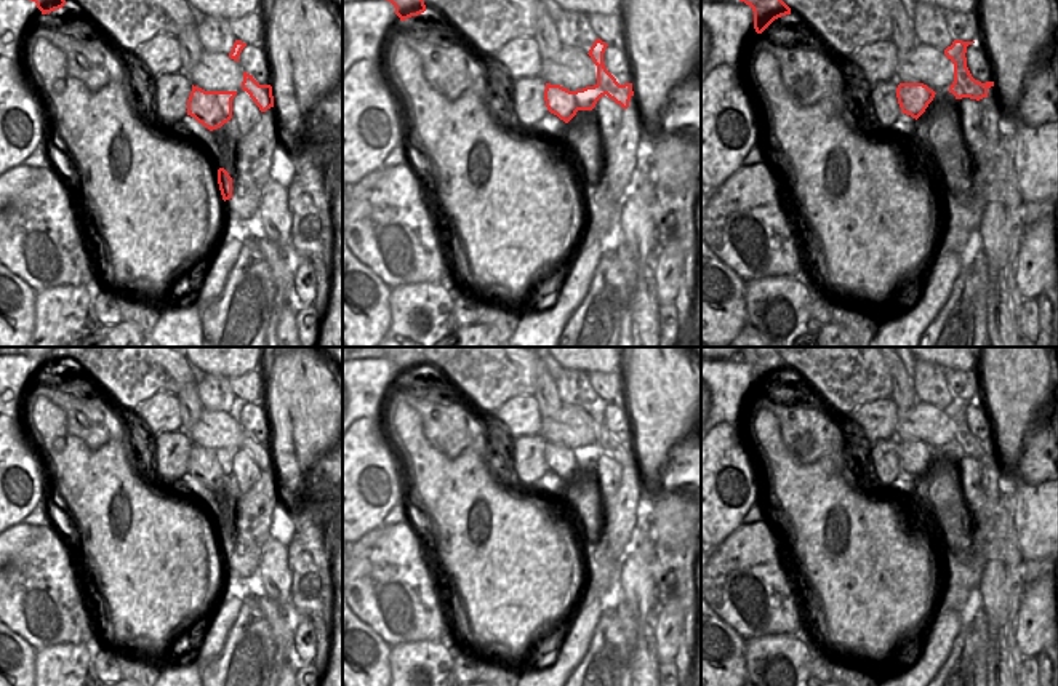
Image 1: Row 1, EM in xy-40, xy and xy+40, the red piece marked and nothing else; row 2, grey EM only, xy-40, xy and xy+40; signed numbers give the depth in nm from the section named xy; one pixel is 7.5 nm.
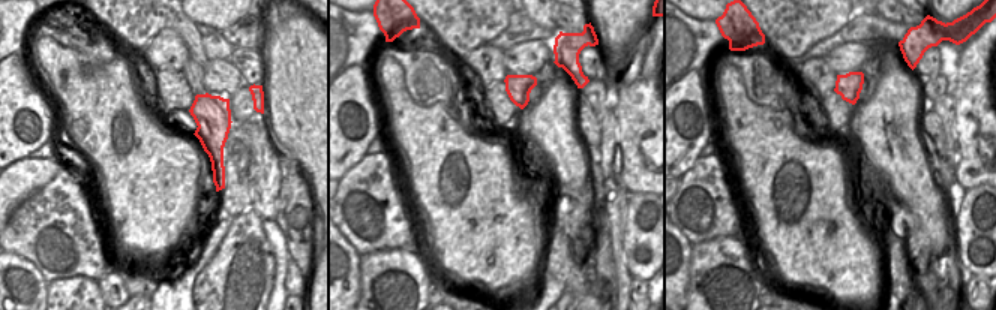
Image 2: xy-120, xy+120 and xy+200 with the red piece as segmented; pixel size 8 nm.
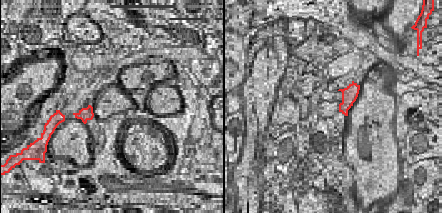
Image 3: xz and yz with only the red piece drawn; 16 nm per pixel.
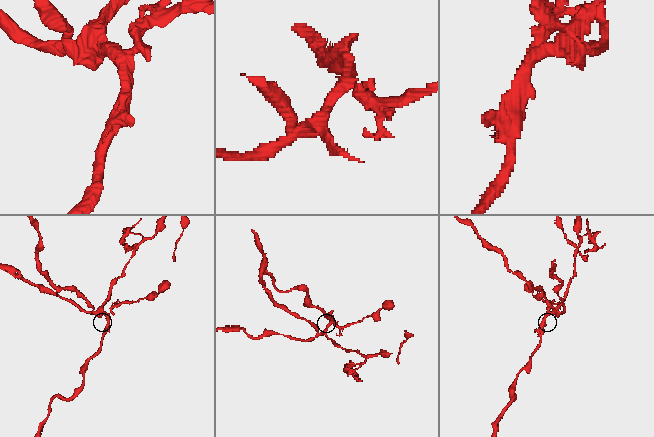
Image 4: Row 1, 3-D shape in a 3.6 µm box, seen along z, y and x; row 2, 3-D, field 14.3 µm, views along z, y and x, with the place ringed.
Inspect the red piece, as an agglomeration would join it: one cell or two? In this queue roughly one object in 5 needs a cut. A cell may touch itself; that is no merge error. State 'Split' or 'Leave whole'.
Split

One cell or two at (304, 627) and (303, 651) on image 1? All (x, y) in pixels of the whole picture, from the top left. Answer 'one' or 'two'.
one

